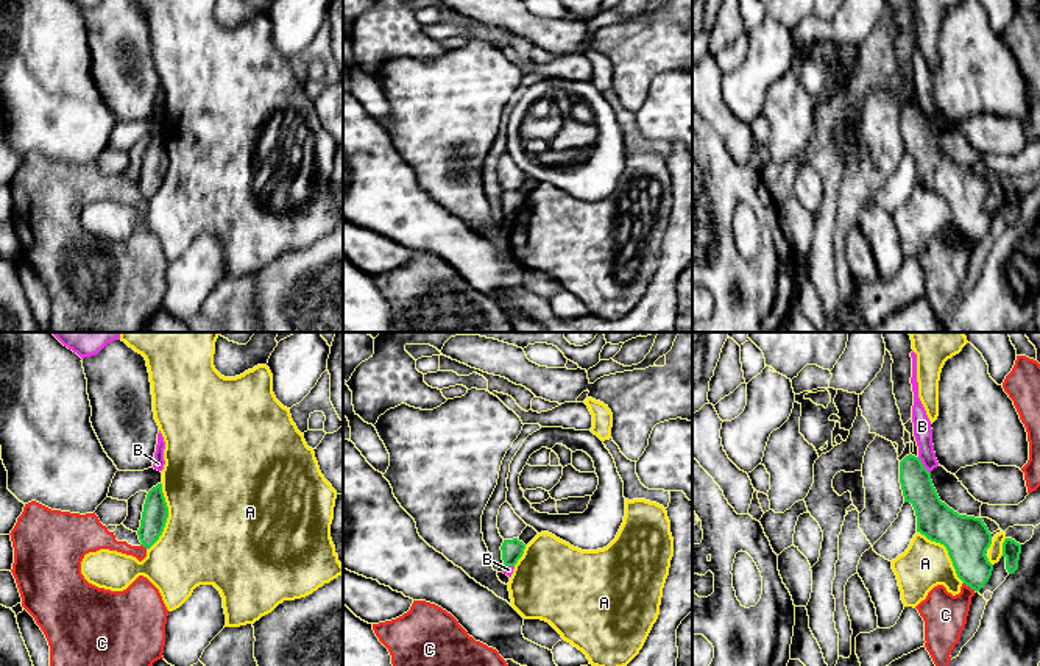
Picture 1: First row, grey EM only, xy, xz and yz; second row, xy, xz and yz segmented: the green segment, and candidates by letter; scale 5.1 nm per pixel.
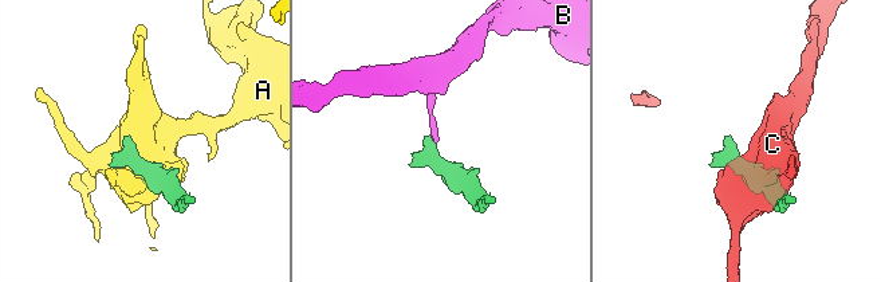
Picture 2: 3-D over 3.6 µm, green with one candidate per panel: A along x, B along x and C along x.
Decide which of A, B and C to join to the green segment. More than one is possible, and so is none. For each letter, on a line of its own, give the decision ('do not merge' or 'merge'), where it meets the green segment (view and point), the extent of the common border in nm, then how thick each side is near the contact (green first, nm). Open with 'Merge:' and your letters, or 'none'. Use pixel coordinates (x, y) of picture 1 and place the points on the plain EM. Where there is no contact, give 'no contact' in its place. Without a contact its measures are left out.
Merge: none
A: do not merge; contact xy (167, 167); length 360 nm; calibres 130 and 500 nm
B: do not merge; contact yz (922, 116); length 110 nm; calibres 160 and 100 nm
C: do not merge; contact yz (970, 237); length 80 nm; calibres 240 and 220 nm

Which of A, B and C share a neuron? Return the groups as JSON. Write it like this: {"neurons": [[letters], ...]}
{"neurons": [["A"], ["B"], ["C"]]}

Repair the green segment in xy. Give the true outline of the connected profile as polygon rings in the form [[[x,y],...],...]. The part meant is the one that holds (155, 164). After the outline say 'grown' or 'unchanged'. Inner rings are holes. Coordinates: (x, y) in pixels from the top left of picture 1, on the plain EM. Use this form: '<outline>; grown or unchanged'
[[[162,134],[153,137],[145,150],[140,178],[137,181],[143,198],[150,200],[162,186],[168,168],[168,158],[162,143]]]; unchanged

